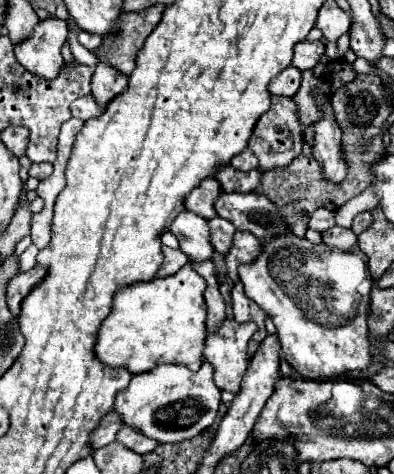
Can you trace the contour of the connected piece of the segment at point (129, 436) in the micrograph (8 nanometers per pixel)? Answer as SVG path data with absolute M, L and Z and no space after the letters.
M126 426L120 428L120 432L116 434L116 440L118 440L120 444L124 444L126 448L138 452L138 454L148 454L148 452L152 452L152 450L158 446L156 440L146 438L146 436L142 436L140 432L136 432L136 430L132 430L132 428L126 428Z

